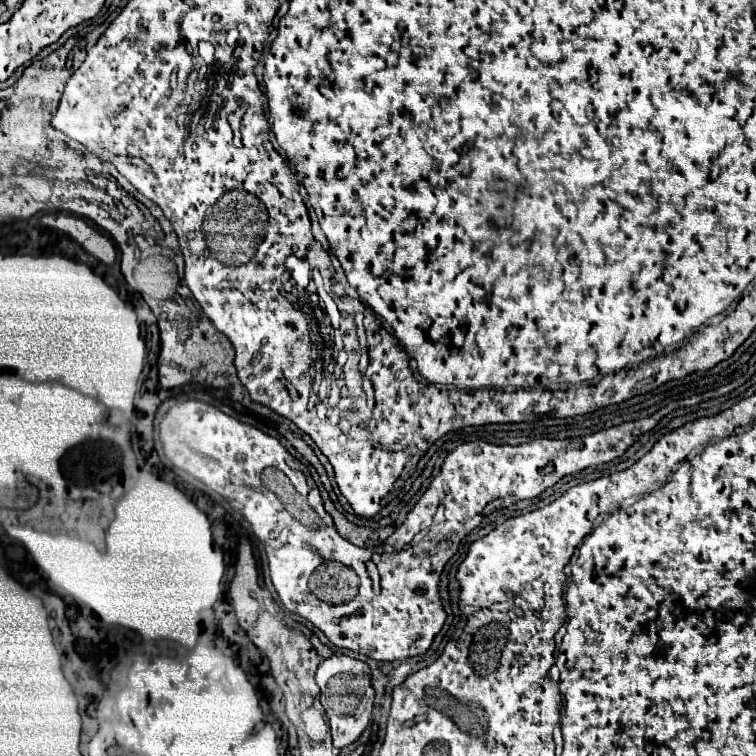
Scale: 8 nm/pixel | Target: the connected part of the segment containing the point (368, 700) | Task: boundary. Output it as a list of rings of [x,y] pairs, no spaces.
[[[331,655],[329,659],[323,659],[319,663],[319,669],[315,673],[315,683],[321,689],[321,705],[325,707],[325,713],[331,725],[333,745],[341,749],[355,743],[365,731],[365,727],[369,725],[369,715],[375,699],[369,665],[365,661],[359,661],[347,655]]]

